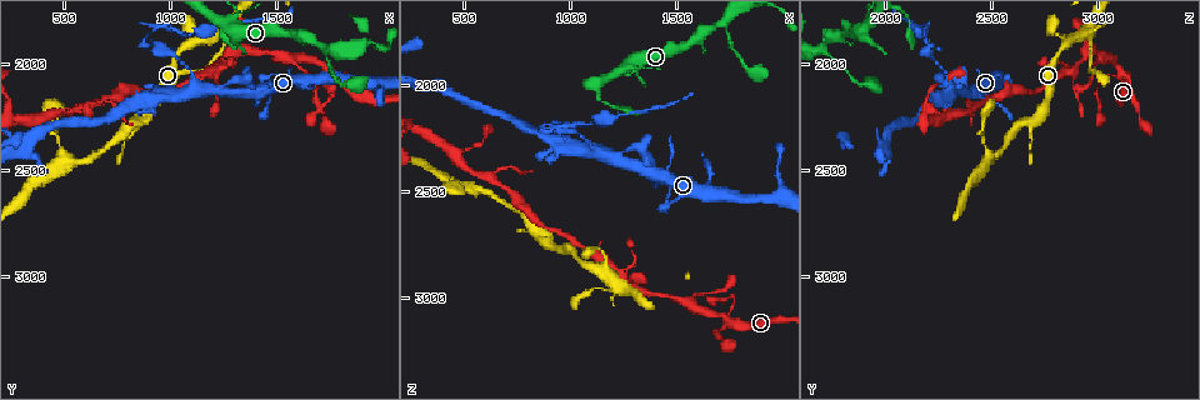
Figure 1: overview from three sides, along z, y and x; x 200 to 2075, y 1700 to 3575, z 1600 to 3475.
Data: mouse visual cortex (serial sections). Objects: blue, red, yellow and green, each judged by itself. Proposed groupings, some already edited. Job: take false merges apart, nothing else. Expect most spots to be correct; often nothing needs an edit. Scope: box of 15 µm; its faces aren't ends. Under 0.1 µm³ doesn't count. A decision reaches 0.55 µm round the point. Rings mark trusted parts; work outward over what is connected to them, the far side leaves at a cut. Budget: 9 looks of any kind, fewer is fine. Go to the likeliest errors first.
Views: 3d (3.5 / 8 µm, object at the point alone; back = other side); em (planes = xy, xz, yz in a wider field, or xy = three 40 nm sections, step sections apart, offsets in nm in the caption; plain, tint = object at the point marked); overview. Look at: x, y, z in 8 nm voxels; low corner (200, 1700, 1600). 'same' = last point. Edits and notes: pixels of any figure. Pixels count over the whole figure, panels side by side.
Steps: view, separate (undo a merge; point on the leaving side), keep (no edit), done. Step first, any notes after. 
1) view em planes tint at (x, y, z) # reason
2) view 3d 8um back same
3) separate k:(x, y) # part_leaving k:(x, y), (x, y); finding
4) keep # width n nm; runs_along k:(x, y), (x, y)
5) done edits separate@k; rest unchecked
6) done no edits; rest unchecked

view 3d 3.5um at (1110, 2060, 2280) # arms part here

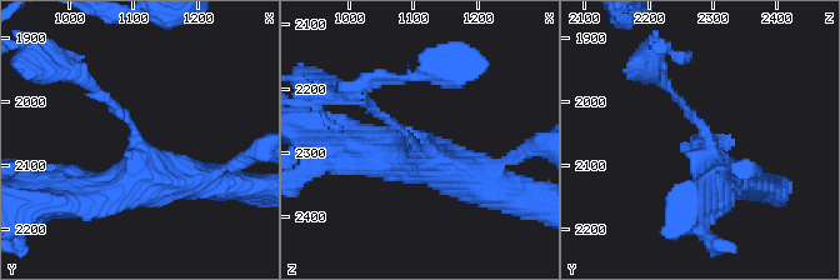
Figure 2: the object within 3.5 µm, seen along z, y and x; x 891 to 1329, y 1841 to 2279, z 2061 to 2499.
view em xy step 1 tint at (1110, 2075, 2290) # arms 3; arm_widths 100, 450, 500 nm; shape alone is not enough

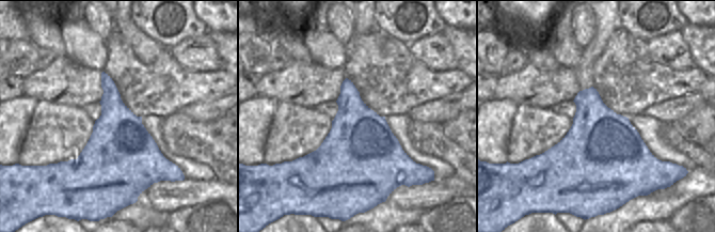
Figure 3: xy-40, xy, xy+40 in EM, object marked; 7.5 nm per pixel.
keep # runs_along 2:(495, 189), (423, 154), (346, 150); one cell here

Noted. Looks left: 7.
view 3d 8um at (890, 1910, 2220) # sharp bend

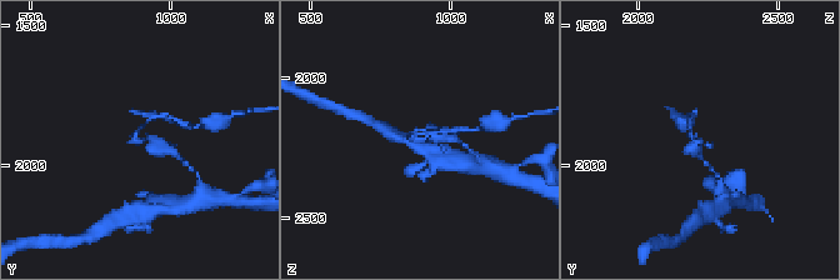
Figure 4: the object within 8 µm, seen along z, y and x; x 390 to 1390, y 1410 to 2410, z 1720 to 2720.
view 3d 3.5um at (900, 1920, 2230) # zoom in

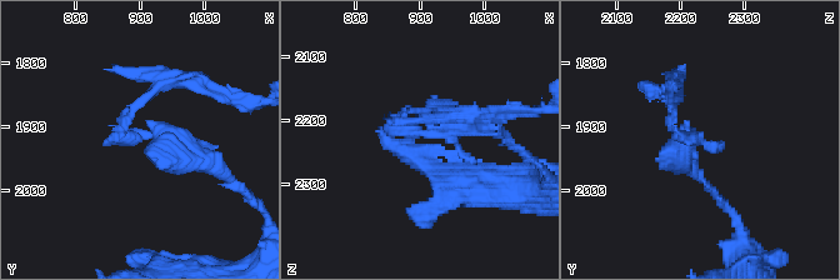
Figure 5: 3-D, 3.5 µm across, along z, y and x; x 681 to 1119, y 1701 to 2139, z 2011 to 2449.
keep # one cell here

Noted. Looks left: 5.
view 3d 3.5um at (1240, 1860, 2960) # abrupt turn

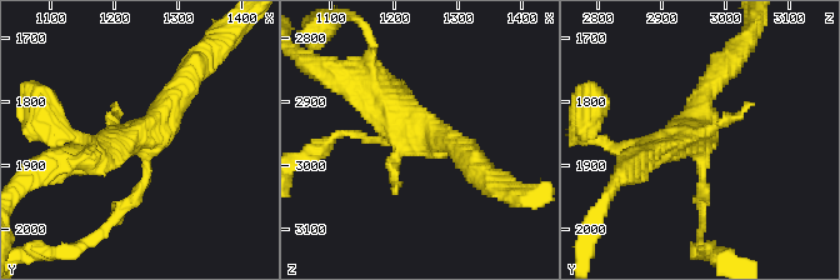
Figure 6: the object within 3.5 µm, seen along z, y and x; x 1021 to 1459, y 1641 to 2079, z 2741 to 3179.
view em xy step 2 plain at (1240, 1860, 2950) # need the tissue

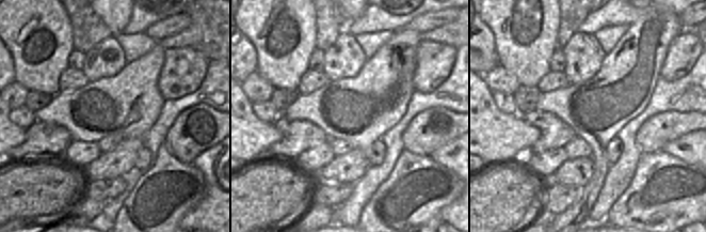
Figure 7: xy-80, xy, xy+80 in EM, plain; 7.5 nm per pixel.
view em xy step 2 tint same # where the object lies

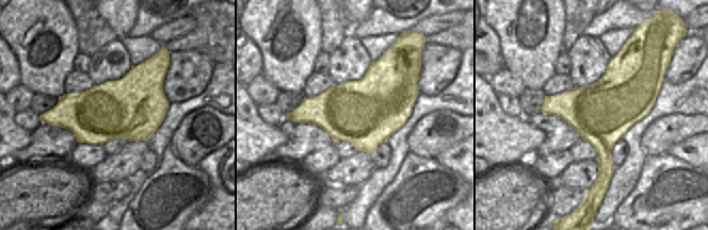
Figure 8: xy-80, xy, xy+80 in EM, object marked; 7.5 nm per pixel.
keep # runs_along 6:(83, 158), (140, 143), (186, 78); continuous, no second cell

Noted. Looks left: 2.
done no edits; rest unchecked

